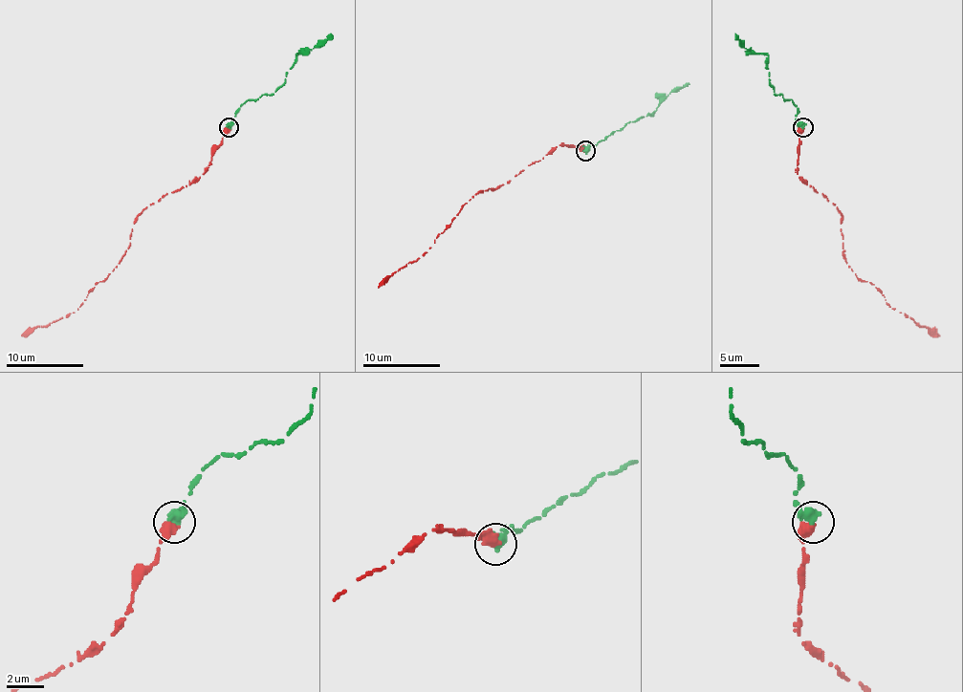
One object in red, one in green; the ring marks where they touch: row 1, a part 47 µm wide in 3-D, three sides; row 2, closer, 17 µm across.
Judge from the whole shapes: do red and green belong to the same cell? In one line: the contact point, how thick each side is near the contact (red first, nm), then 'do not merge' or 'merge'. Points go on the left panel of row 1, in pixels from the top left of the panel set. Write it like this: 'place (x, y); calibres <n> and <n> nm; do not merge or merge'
place (229, 127); calibres 550 and 500 nm; merge

